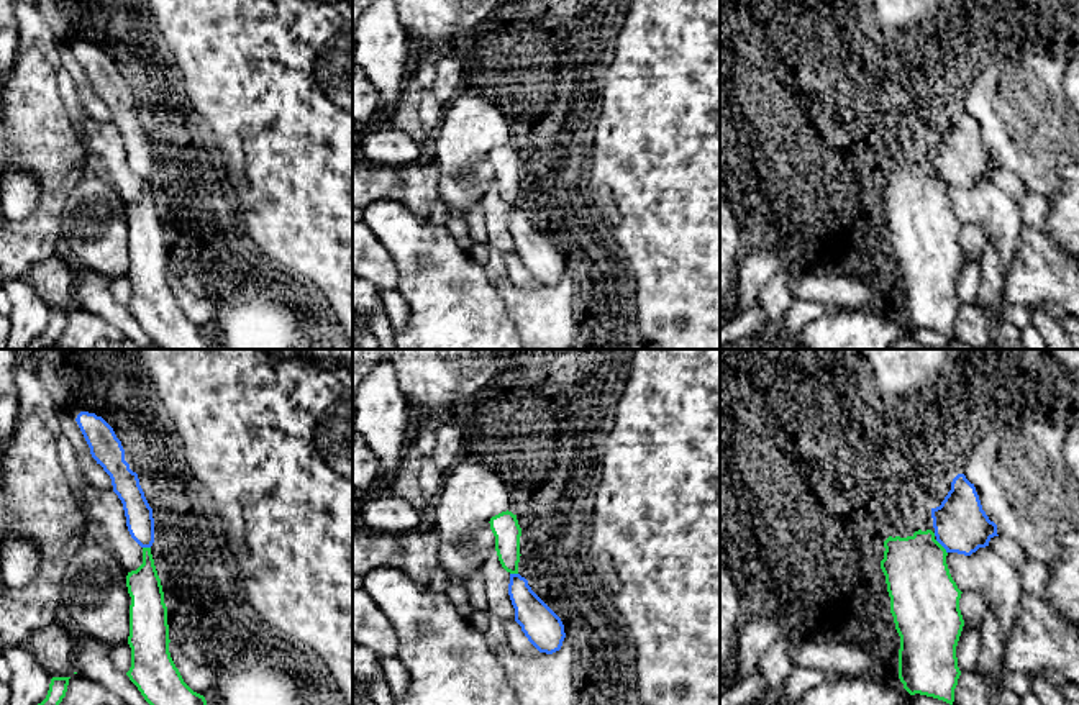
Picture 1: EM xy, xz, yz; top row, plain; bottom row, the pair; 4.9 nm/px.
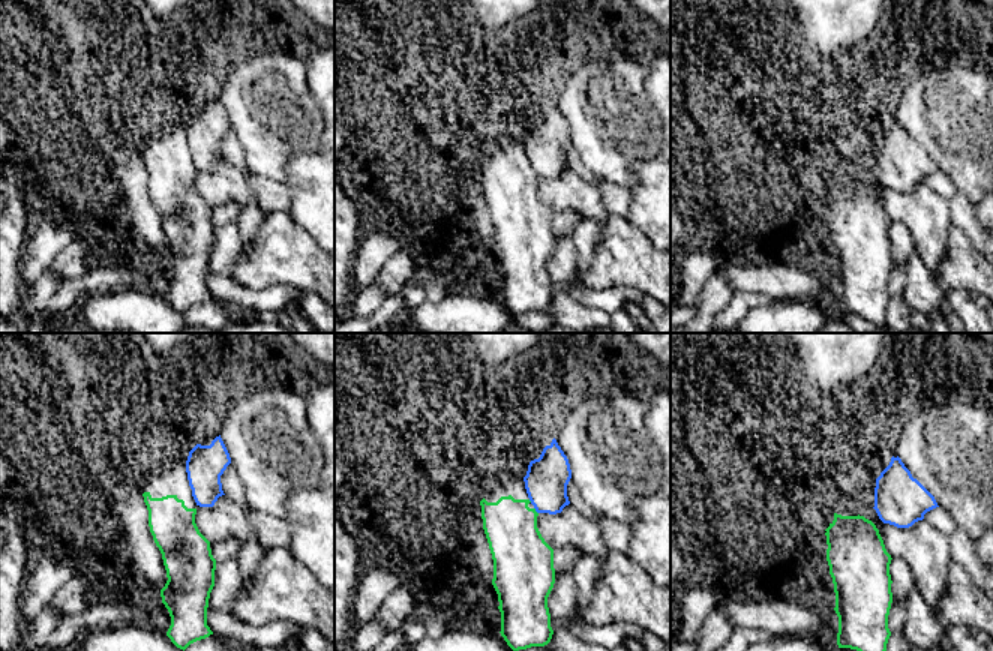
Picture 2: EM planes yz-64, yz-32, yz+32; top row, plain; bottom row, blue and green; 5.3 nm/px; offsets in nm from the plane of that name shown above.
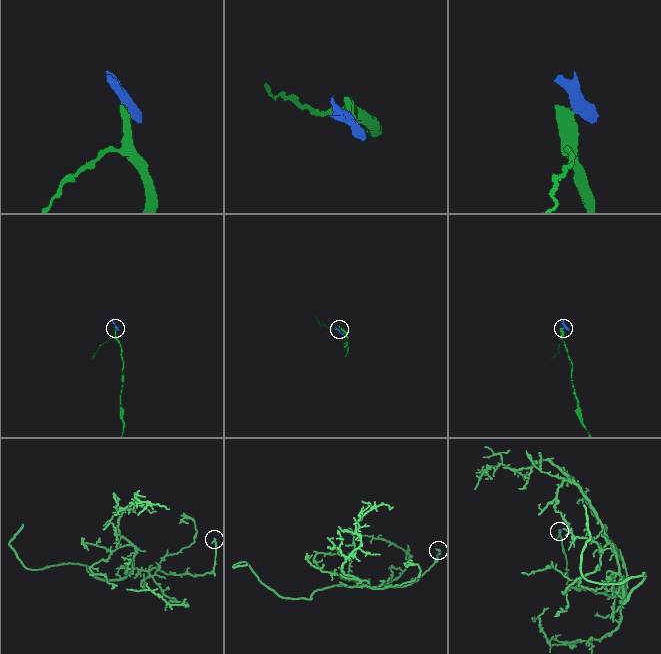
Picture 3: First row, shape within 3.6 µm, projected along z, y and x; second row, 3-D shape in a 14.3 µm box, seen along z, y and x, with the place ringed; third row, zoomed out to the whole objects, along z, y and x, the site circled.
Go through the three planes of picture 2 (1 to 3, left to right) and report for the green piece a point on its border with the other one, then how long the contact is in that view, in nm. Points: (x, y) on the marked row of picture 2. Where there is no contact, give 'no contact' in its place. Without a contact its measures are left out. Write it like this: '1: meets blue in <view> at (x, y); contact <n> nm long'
1: no contact
2: meets blue in yz-32 at (536, 510); contact 40 nm long
3: no contact

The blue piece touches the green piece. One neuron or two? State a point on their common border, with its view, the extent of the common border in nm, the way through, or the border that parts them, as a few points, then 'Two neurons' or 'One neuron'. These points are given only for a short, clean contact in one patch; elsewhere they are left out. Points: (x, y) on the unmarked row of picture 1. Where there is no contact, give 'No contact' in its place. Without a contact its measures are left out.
Touches blue at yz (942, 177). Shared border 90 nm. Boundary: yz (935, 172), (946, 186). Two neurons

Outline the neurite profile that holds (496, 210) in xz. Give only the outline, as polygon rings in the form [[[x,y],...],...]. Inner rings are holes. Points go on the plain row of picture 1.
[[[492,182],[490,189],[479,200],[485,216],[487,244],[502,254],[515,254],[515,241],[508,228],[510,205],[507,205]]]

